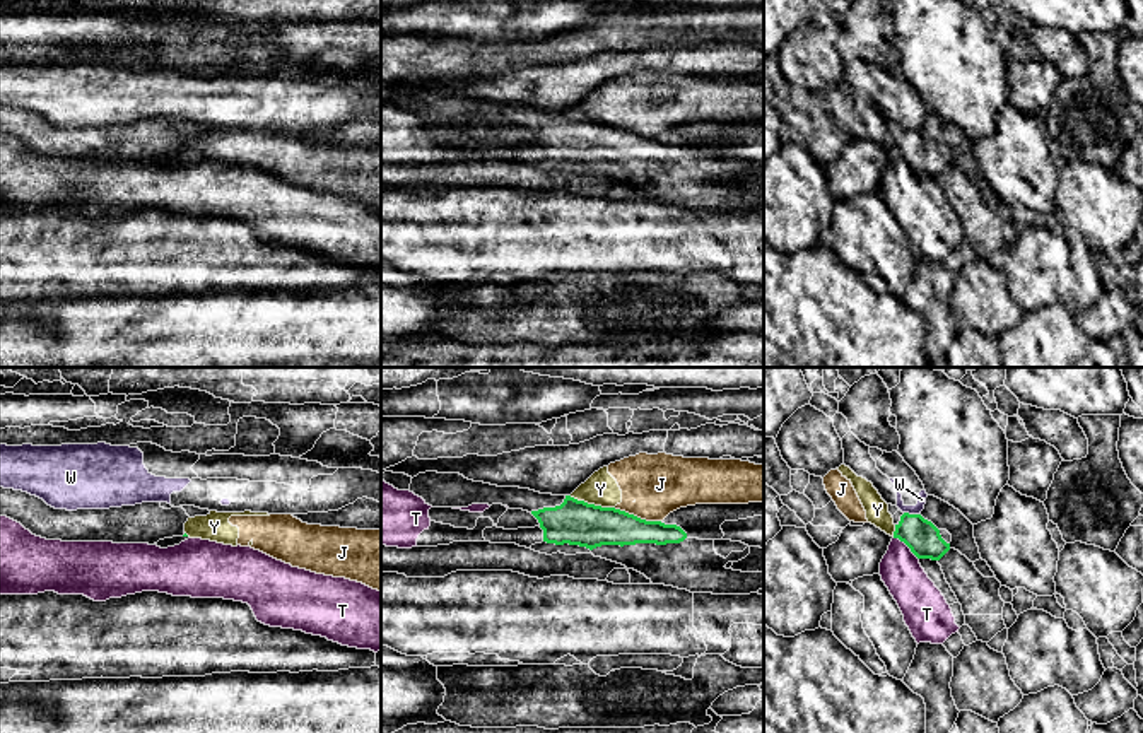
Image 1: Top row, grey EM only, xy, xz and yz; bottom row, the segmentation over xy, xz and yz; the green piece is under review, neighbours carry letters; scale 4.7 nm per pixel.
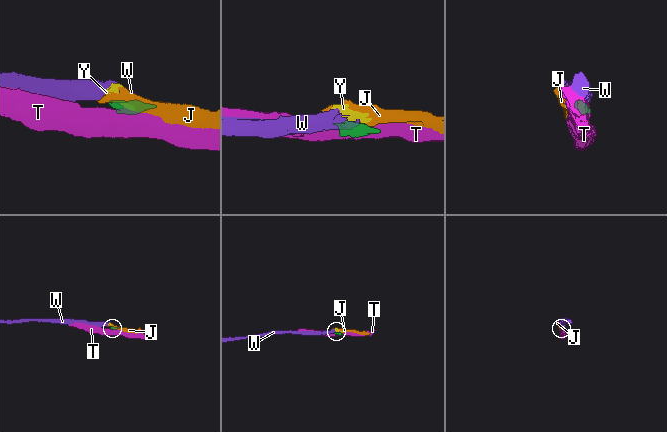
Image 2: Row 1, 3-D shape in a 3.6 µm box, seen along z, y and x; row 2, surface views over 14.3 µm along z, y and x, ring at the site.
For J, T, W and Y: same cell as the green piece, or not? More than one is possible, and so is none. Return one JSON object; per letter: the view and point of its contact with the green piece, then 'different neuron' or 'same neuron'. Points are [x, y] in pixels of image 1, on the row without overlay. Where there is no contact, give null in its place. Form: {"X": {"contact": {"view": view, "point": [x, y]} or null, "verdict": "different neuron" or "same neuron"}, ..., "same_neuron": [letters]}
{"J": {"contact": {"view": "xz", "point": [636, 134]}, "verdict": "different neuron"}, "T": {"contact": {"view": "yz", "point": [908, 163]}, "verdict": "different neuron"}, "W": {"contact": {"view": "yz", "point": [913, 132]}, "verdict": "different neuron"}, "Y": {"contact": {"view": "xz", "point": [592, 122]}, "verdict": "different neuron"}, "same_neuron": []}

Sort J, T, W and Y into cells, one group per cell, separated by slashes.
J Y / T / W

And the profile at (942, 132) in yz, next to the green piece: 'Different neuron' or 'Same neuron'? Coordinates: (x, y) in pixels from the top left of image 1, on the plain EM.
Different neuron

